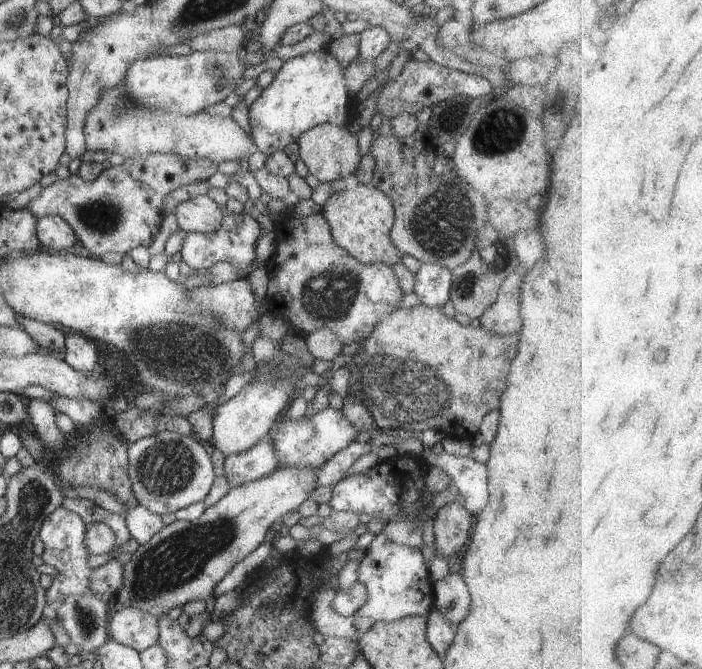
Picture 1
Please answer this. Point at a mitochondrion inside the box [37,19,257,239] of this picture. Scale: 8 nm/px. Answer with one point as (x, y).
(115, 114)

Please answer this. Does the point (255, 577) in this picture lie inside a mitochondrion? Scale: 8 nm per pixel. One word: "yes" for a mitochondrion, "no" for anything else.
no

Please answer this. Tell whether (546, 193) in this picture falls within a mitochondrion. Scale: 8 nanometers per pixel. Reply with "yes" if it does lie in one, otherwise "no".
no

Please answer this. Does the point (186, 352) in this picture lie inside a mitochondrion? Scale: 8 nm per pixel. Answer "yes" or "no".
yes

